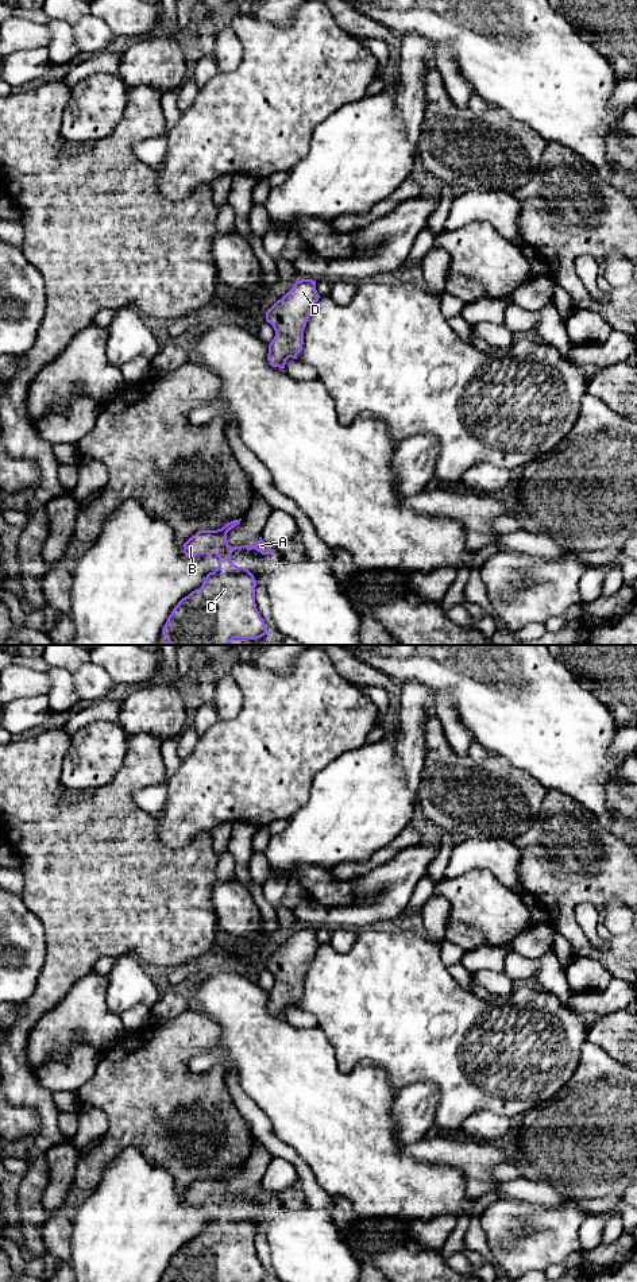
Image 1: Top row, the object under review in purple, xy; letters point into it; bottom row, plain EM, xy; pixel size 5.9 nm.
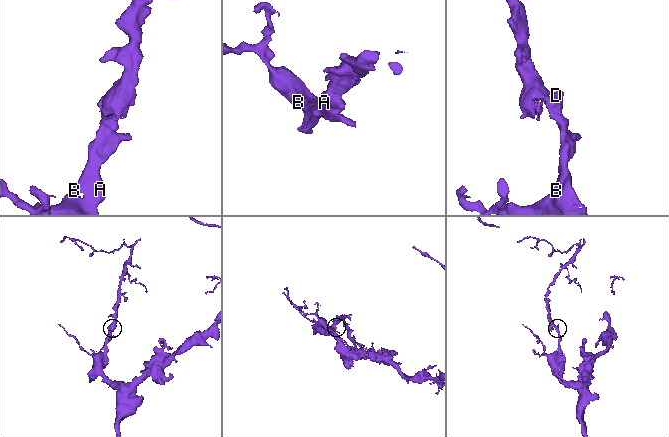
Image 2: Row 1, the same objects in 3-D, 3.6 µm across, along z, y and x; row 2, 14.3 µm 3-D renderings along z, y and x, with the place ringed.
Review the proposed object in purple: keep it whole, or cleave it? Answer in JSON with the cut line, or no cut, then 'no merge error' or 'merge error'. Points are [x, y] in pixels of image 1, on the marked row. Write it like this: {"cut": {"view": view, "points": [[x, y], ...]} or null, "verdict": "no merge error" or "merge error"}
{"cut": null, "verdict": "no merge error"}

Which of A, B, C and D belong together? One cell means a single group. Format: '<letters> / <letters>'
A B C D

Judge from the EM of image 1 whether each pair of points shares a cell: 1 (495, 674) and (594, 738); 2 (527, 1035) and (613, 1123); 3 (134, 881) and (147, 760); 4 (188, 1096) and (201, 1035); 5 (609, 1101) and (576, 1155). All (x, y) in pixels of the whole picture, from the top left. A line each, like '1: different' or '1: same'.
1: same
2: different
3: same
4: same
5: same

